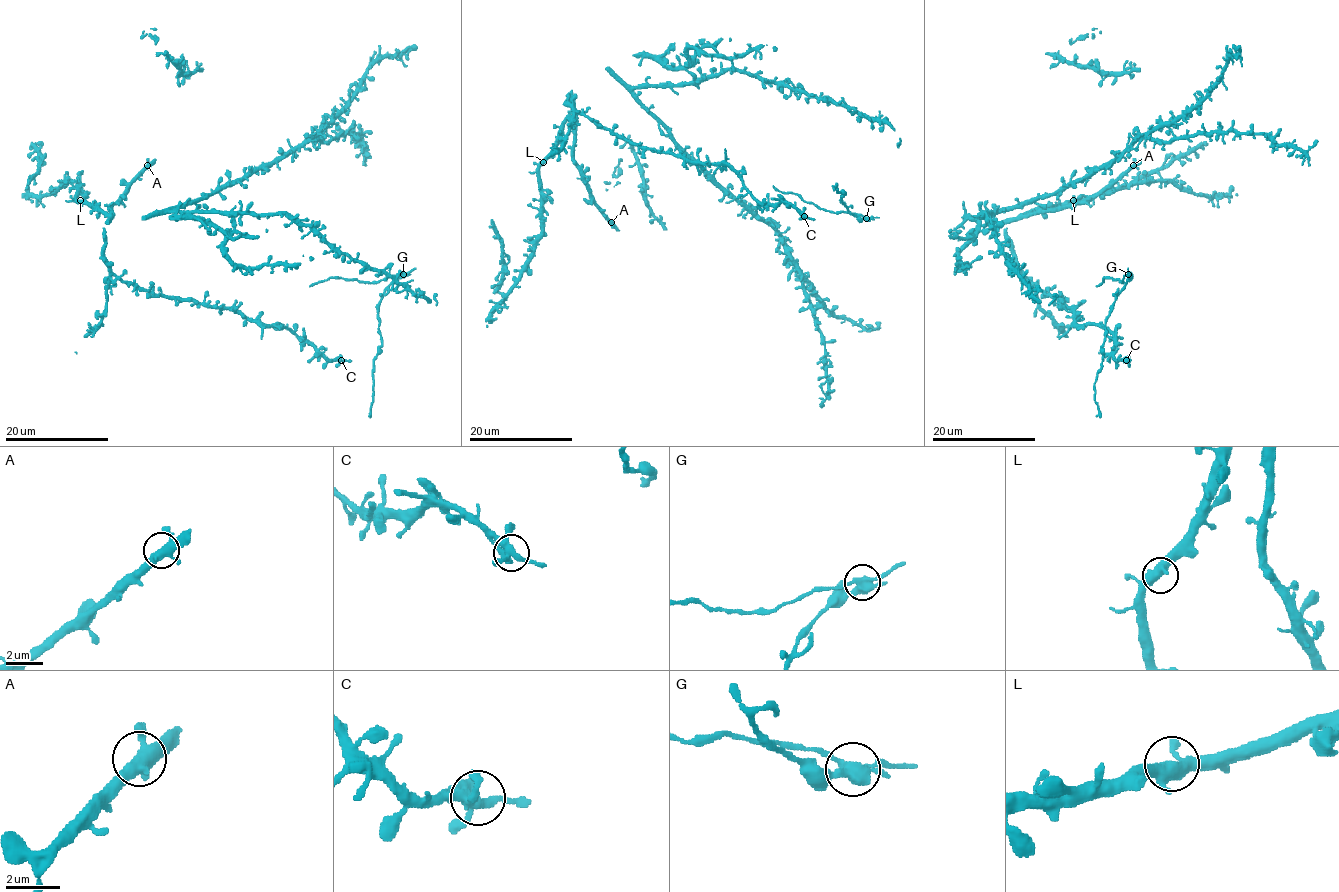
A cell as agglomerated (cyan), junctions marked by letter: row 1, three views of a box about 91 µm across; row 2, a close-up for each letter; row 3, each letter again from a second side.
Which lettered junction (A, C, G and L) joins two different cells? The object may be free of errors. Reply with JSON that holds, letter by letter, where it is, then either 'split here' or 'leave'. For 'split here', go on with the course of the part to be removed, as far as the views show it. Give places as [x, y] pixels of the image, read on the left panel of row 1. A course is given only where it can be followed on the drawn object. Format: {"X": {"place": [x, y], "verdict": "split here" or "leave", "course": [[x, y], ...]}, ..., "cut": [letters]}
{"A": {"place": [147, 165], "verdict": "leave"}, "C": {"place": [341, 360], "verdict": "leave"}, "G": {"place": [403, 274], "verdict": "split here", "course": [[403, 274], [390, 285], [379, 304], [381, 347], [373, 361], [373, 401], [369, 417]]}, "L": {"place": [80, 200], "verdict": "leave"}, "cut": ["G"]}

